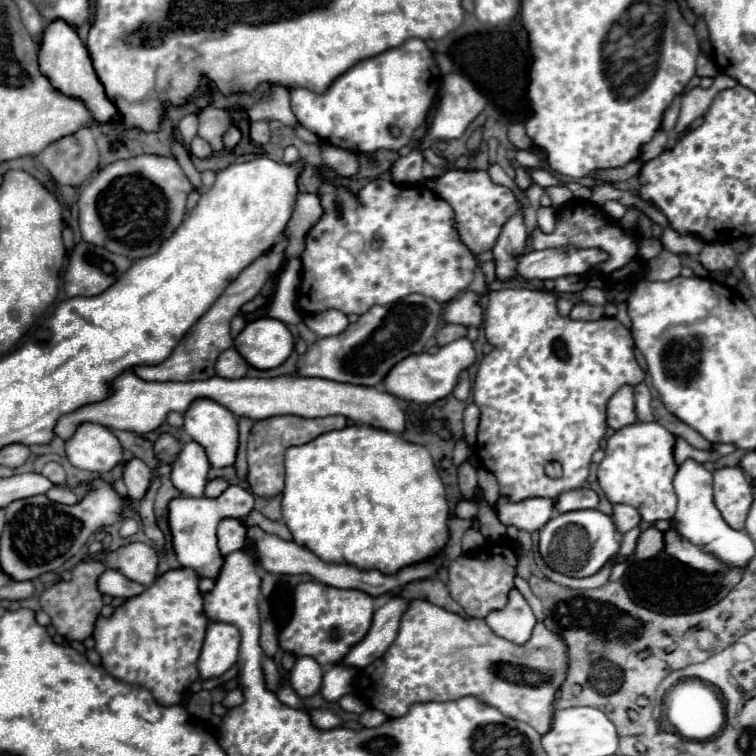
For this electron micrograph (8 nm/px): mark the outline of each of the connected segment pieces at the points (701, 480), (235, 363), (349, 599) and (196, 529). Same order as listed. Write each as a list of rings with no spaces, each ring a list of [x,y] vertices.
[[[685,460],[679,464],[675,476],[673,476],[673,488],[677,494],[677,512],[673,516],[675,528],[693,544],[703,546],[705,550],[717,554],[727,566],[745,566],[753,554],[755,554],[755,542],[751,540],[749,534],[743,530],[733,530],[721,516],[721,512],[713,504],[713,492],[711,492],[711,472],[695,462],[695,460]]]
[[[229,348],[225,352],[219,354],[217,364],[215,364],[215,374],[221,378],[243,378],[247,372],[249,364],[239,356],[239,352],[235,348]]]
[[[309,580],[295,588],[295,606],[289,624],[279,634],[279,646],[295,656],[311,656],[321,666],[339,664],[371,628],[375,598],[361,590],[339,590]]]
[[[229,486],[221,496],[217,498],[189,498],[189,496],[177,496],[169,502],[169,530],[171,530],[171,544],[173,552],[179,560],[181,566],[193,568],[199,572],[199,576],[207,578],[217,578],[221,566],[223,566],[223,556],[219,554],[217,548],[217,524],[225,518],[245,518],[253,510],[253,496],[243,490],[241,486]]]

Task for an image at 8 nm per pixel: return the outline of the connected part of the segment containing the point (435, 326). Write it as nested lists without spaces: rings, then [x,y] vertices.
[[[409,294],[397,304],[373,306],[341,334],[319,338],[297,360],[297,376],[317,376],[337,382],[379,386],[389,368],[409,354],[423,352],[441,326],[441,304],[423,294]]]

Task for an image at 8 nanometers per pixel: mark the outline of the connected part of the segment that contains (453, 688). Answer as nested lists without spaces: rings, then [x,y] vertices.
[[[411,600],[395,642],[379,660],[359,672],[357,694],[389,718],[405,716],[417,702],[475,696],[499,708],[503,716],[525,722],[545,734],[553,714],[553,700],[567,678],[569,662],[569,646],[543,622],[535,624],[525,644],[515,644],[495,636],[481,618],[465,620],[427,600]]]

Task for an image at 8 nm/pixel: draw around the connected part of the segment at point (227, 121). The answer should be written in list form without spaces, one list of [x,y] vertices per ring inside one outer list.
[[[205,108],[199,114],[199,136],[203,136],[205,140],[209,140],[213,152],[223,152],[225,150],[225,142],[223,136],[227,134],[227,130],[231,126],[237,126],[235,118],[225,112],[225,110],[217,110],[217,108]]]

